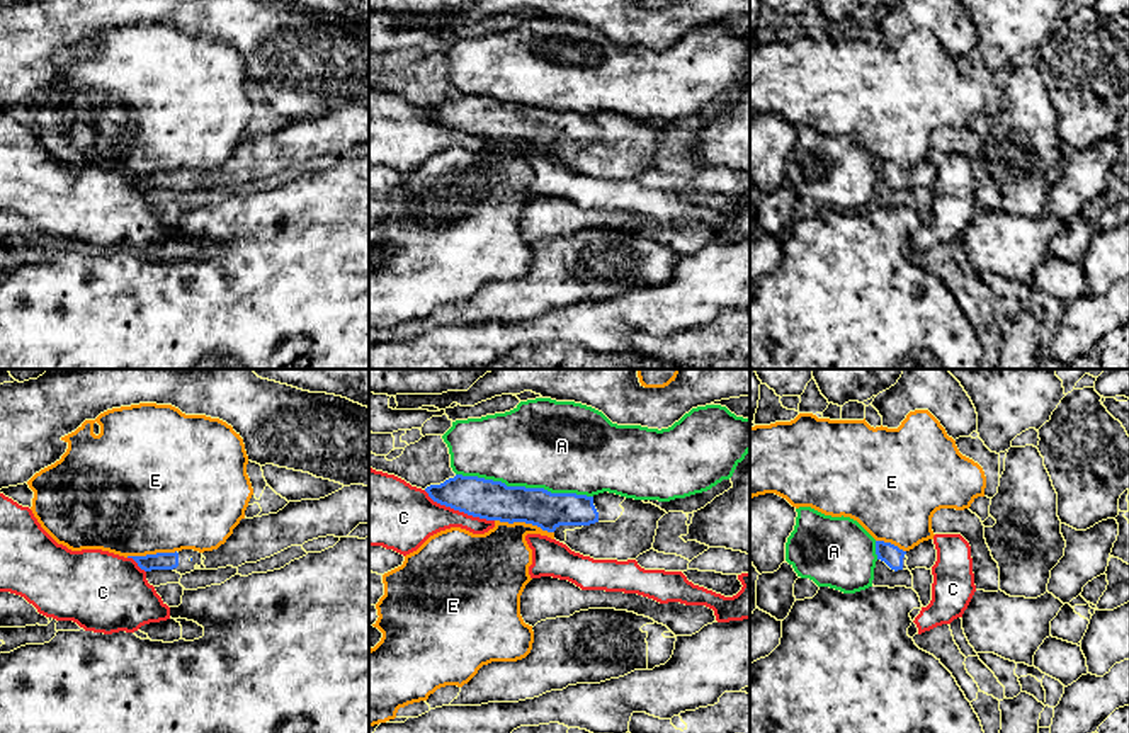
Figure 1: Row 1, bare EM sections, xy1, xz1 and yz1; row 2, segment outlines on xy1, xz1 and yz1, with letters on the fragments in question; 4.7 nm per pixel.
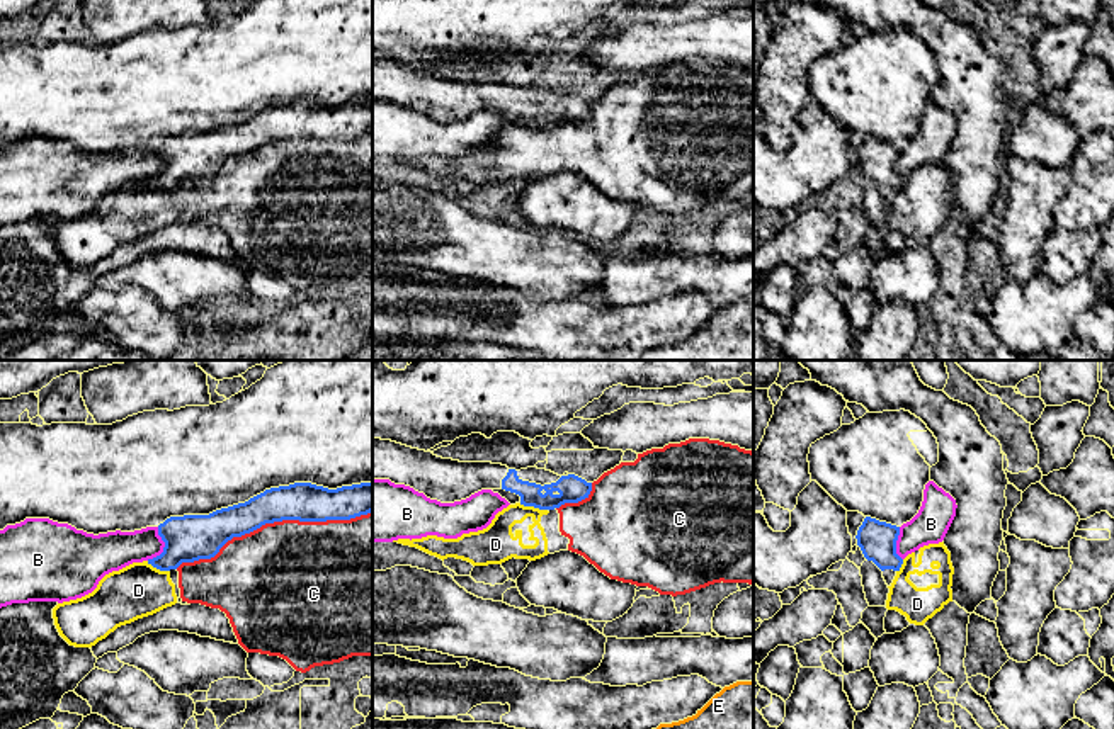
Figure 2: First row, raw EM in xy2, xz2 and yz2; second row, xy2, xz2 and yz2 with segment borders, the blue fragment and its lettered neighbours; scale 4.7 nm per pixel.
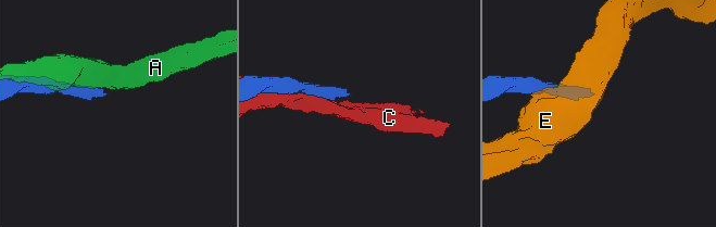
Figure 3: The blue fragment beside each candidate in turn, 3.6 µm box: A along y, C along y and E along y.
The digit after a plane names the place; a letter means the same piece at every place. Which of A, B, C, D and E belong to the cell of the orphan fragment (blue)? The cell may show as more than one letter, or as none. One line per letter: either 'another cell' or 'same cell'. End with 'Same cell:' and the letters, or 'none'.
A: another cell
B: another cell
C: another cell
D: another cell
E: another cell
Same cell: none

